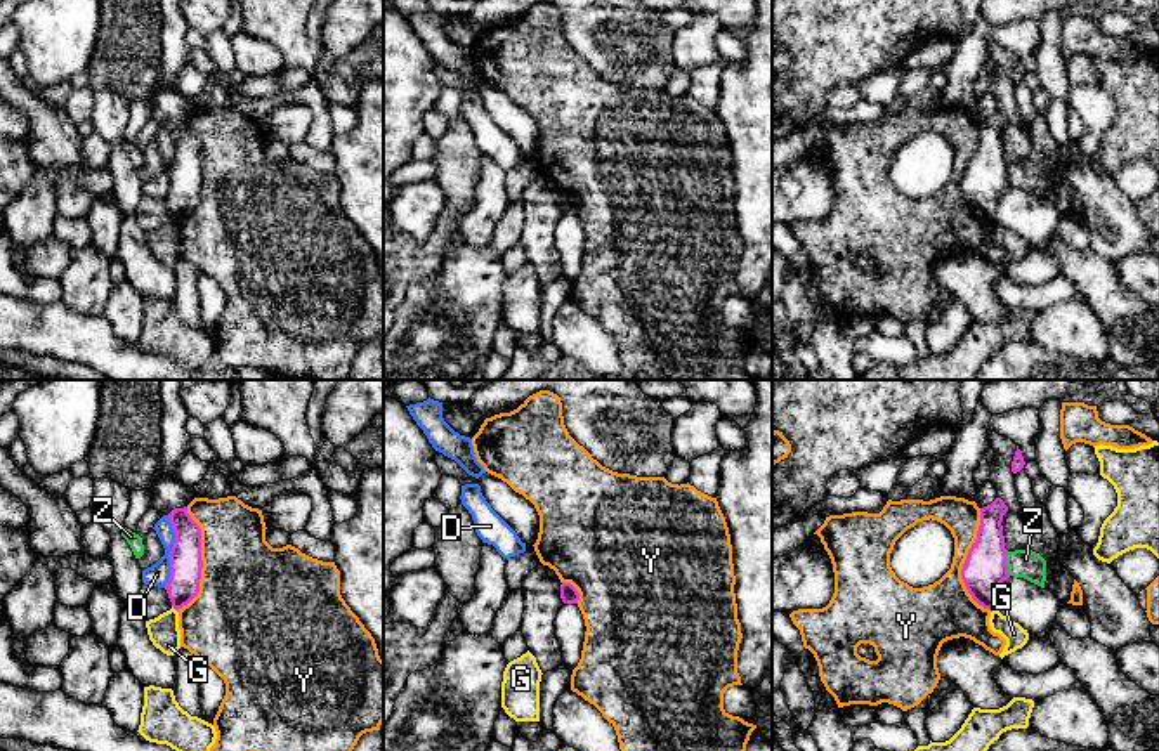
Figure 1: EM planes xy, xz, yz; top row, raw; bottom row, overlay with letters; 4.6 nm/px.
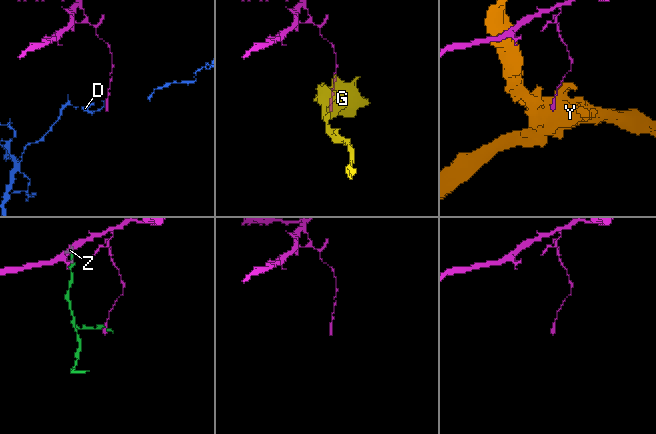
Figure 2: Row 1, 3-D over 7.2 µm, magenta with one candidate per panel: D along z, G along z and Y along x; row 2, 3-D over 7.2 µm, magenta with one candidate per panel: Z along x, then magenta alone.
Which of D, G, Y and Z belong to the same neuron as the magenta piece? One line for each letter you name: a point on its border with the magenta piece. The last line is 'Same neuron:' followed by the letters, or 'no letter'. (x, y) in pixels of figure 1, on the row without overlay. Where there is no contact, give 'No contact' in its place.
Same neuron: no letter

